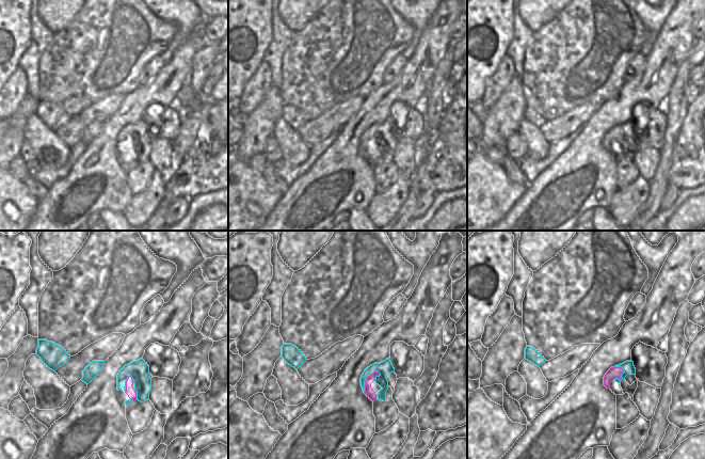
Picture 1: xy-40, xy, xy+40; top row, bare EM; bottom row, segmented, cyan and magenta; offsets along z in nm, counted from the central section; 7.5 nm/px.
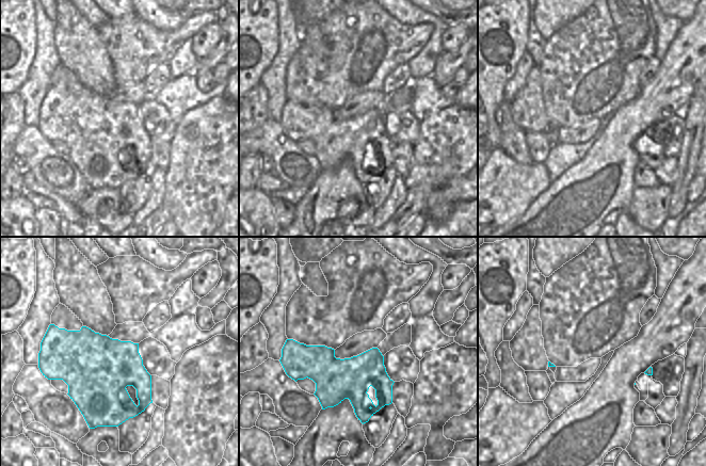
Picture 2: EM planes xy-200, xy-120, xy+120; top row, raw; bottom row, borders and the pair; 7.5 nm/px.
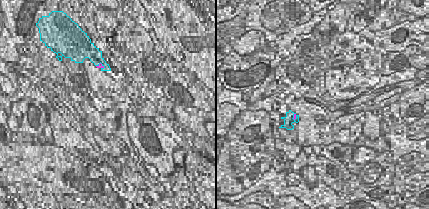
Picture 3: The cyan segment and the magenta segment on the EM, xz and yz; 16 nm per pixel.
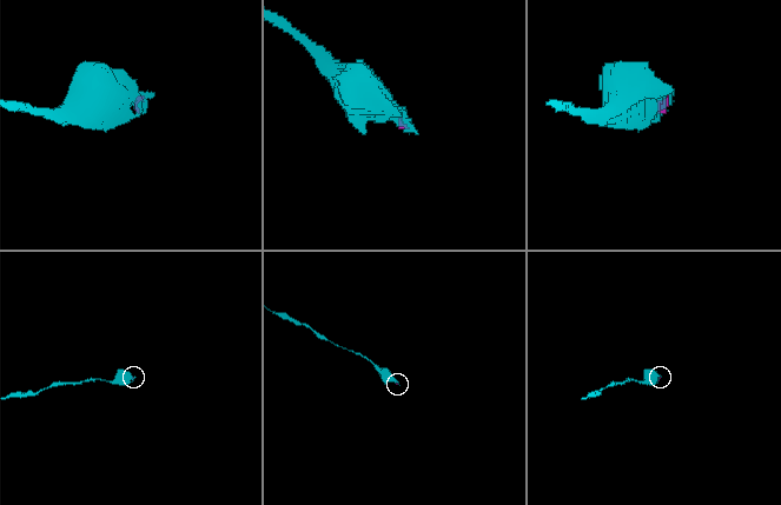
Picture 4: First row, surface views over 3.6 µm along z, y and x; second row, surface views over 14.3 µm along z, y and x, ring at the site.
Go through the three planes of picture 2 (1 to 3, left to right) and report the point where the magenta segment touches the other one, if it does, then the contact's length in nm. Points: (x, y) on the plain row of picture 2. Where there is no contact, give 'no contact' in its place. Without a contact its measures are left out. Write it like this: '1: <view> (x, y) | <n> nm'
1: no contact
2: no contact
3: no contact

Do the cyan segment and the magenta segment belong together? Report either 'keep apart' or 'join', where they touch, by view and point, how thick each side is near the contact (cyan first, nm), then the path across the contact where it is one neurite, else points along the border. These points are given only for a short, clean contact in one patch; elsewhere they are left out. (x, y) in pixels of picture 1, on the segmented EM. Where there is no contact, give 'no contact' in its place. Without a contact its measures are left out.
join | xy (366, 378) | 110/70 nm | across xy (385, 367), (366, 378), (366, 388), (369, 392)

